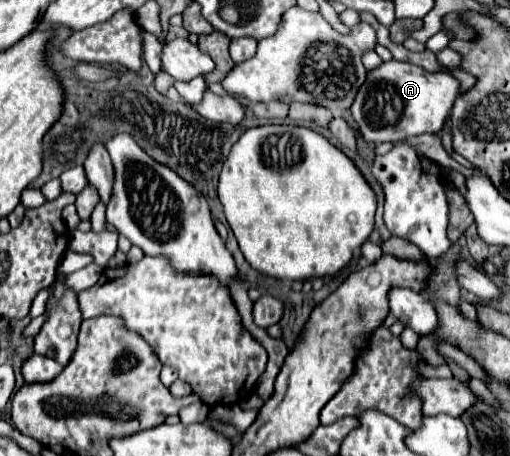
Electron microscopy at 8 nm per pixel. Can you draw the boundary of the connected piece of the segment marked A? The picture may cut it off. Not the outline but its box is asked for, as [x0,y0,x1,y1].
[351,61,459,143]

